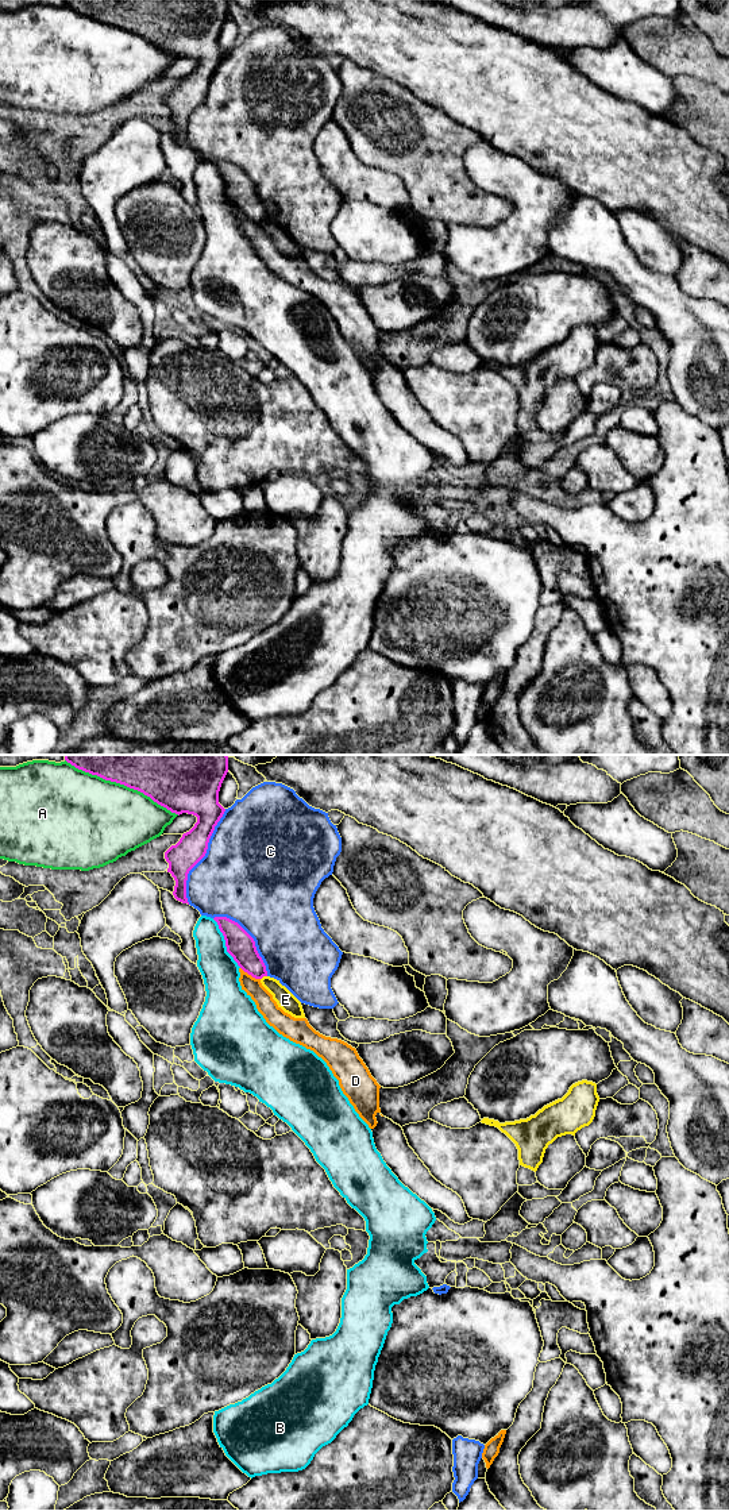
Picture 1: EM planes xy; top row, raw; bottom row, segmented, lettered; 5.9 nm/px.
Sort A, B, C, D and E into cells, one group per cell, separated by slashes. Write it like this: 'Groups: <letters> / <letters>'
Groups: A / B / C / D / E

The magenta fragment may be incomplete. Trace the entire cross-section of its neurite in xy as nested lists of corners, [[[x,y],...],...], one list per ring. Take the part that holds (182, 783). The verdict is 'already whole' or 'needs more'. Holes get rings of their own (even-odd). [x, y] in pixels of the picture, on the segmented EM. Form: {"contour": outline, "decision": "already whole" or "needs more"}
{"contour": [[[63,755],[65,760],[78,770],[97,775],[105,780],[124,785],[150,797],[158,805],[166,807],[176,814],[193,814],[197,817],[194,826],[182,834],[176,845],[171,845],[165,852],[165,859],[169,863],[167,872],[176,880],[173,895],[177,901],[188,903],[186,880],[189,871],[205,856],[209,839],[215,826],[223,817],[225,809],[219,803],[219,791],[228,772],[227,755]]], "decision": "already whole"}

